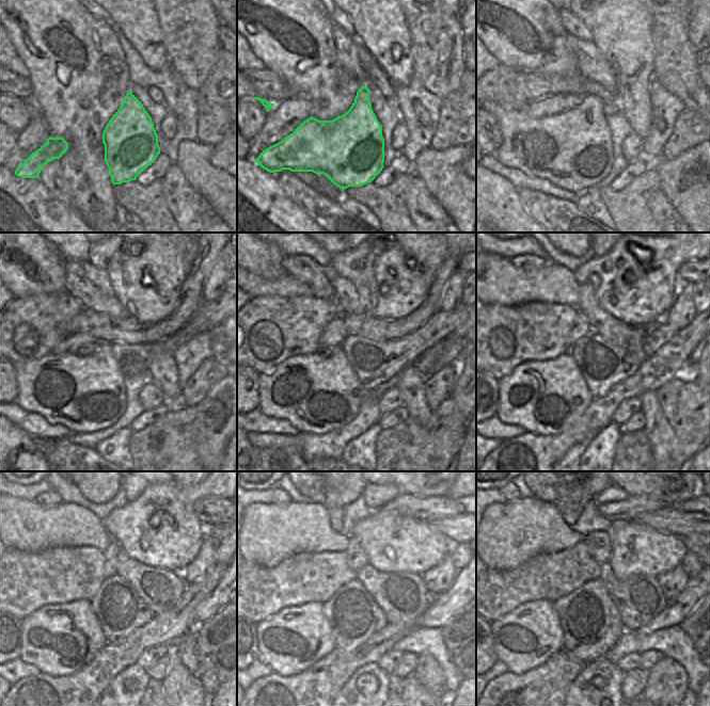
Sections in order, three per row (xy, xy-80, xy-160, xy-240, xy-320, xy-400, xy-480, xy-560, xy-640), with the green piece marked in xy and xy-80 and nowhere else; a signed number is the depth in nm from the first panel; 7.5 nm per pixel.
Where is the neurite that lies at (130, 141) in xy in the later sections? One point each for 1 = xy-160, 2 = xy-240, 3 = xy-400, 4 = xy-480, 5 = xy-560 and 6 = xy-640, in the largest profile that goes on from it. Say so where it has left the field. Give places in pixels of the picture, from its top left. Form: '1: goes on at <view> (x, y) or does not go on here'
1: goes on at xy-160 (573, 150)
2: goes on at xy-240 (87, 392)
3: goes on at xy-400 (547, 397)
4: goes on at xy-480 (61, 639)
5: goes on at xy-560 (289, 641)
6: goes on at xy-640 (525, 638)

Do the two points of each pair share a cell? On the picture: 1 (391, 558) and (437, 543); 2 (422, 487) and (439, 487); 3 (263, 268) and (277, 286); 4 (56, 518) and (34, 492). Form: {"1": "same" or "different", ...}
{"1": "same", "2": "same", "3": "different", "4": "different"}

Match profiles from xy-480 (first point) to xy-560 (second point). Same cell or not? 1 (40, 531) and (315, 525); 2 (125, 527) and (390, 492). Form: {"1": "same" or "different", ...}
{"1": "same", "2": "different"}

